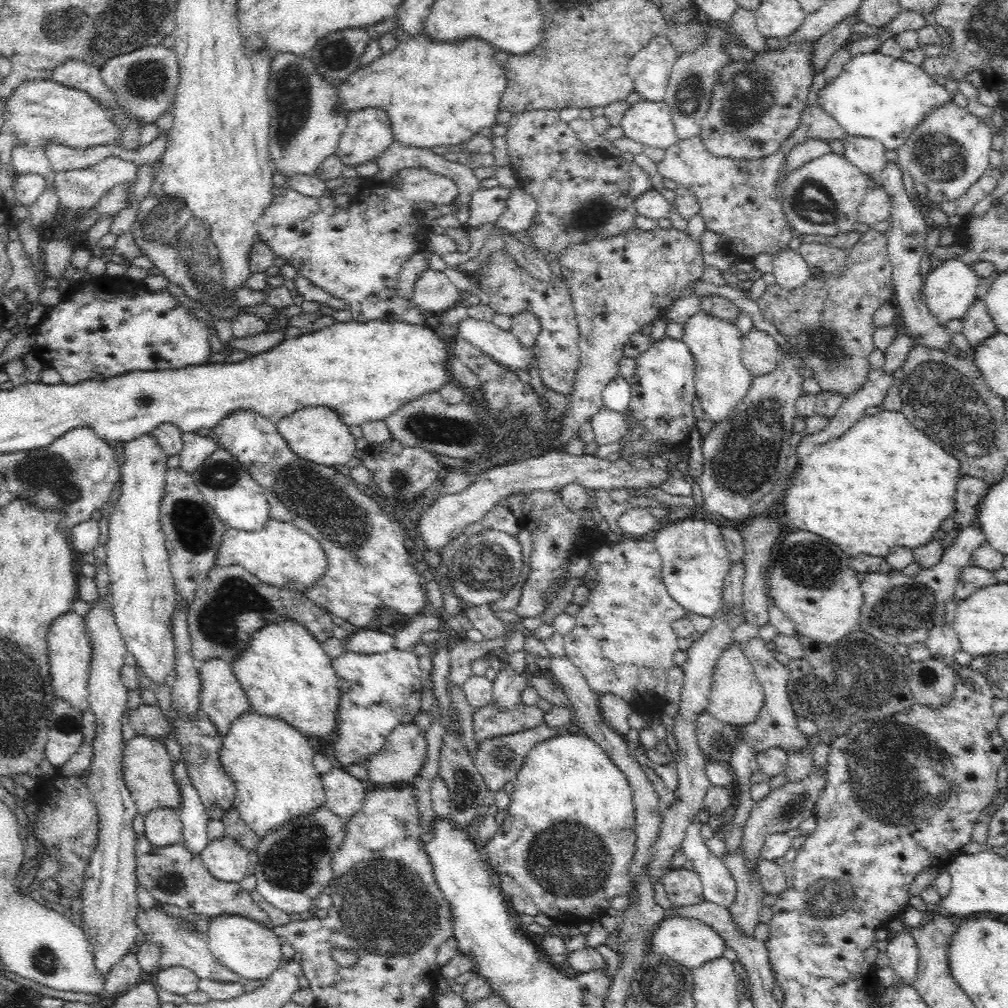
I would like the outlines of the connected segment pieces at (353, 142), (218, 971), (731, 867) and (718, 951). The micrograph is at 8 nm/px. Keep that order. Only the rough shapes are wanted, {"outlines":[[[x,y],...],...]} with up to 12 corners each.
{"outlines":[[[376,106],[349,112],[335,154],[370,162],[395,139]],[[159,906],[135,923],[162,947],[161,969],[192,970],[199,980],[242,984],[218,963],[204,933]],[[740,850],[722,859],[737,886],[730,918],[755,938],[766,893]],[[668,915],[648,952],[692,970],[725,942],[696,919]]]}

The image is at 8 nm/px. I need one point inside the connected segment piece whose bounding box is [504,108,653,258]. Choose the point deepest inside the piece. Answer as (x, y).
(580, 197)

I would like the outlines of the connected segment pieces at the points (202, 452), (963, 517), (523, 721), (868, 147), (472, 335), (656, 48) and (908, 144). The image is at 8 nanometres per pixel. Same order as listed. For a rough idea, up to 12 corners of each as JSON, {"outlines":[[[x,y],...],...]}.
{"outlines":[[[182,434],[181,468],[194,473],[218,448],[213,436]],[[962,475],[955,487],[955,517],[960,529],[976,523],[989,487]],[[521,702],[513,711],[490,704],[475,710],[475,737],[537,727],[544,713]],[[845,135],[845,160],[878,178],[887,160],[880,141]],[[468,316],[457,336],[496,362],[526,370],[531,348],[510,331]],[[665,35],[627,65],[641,100],[662,101],[678,58]],[[955,100],[895,151],[926,201],[957,201],[990,166],[984,120]]]}

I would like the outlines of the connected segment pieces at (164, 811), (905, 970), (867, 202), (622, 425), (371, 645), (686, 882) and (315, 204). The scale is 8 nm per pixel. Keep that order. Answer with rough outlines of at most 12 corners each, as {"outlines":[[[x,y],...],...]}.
{"outlines":[[[173,808],[145,816],[152,846],[182,843],[182,823]],[[910,933],[888,941],[889,967],[906,986],[918,976],[918,948]],[[871,183],[857,222],[874,228],[891,215],[888,195]],[[602,407],[590,420],[597,446],[618,443],[628,423]],[[358,629],[345,652],[380,654],[394,649],[392,631]],[[684,867],[661,881],[674,907],[705,900],[701,877]],[[403,168],[366,204],[272,184],[256,240],[352,320],[429,324],[397,291],[418,205],[452,179]]]}

